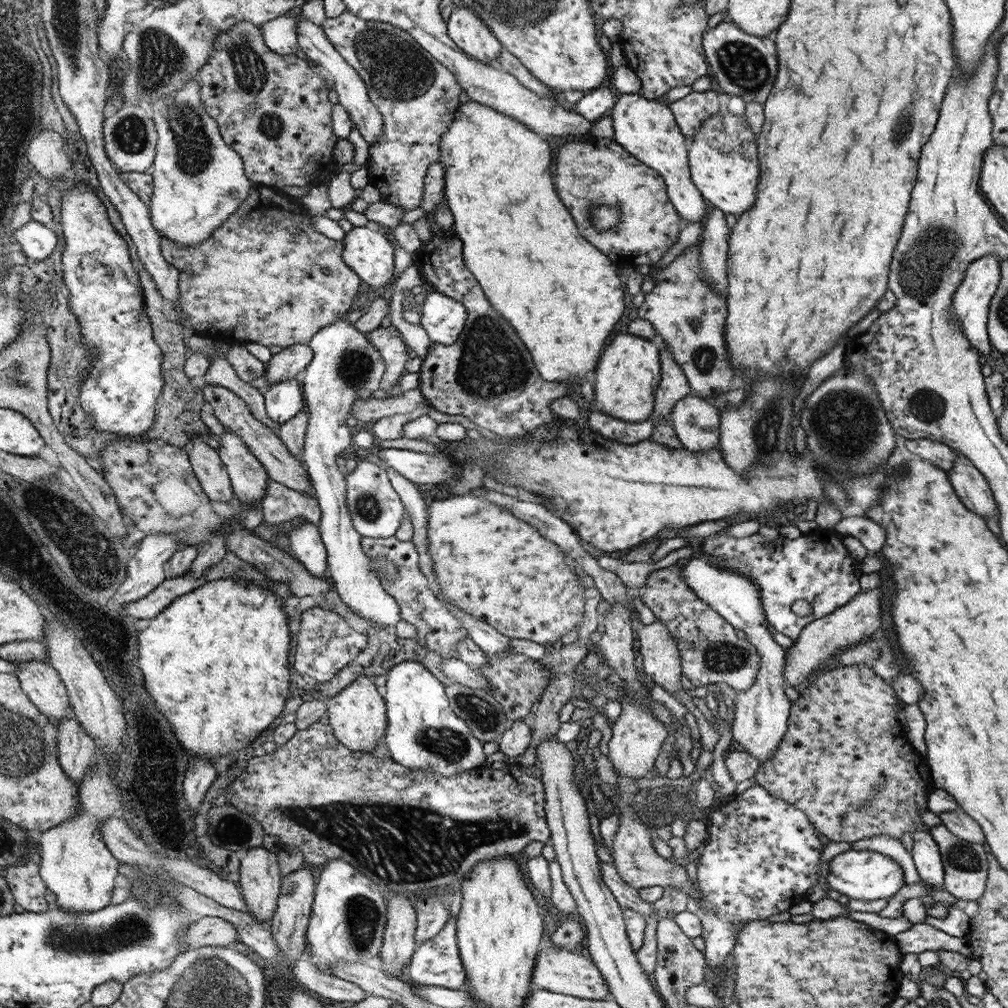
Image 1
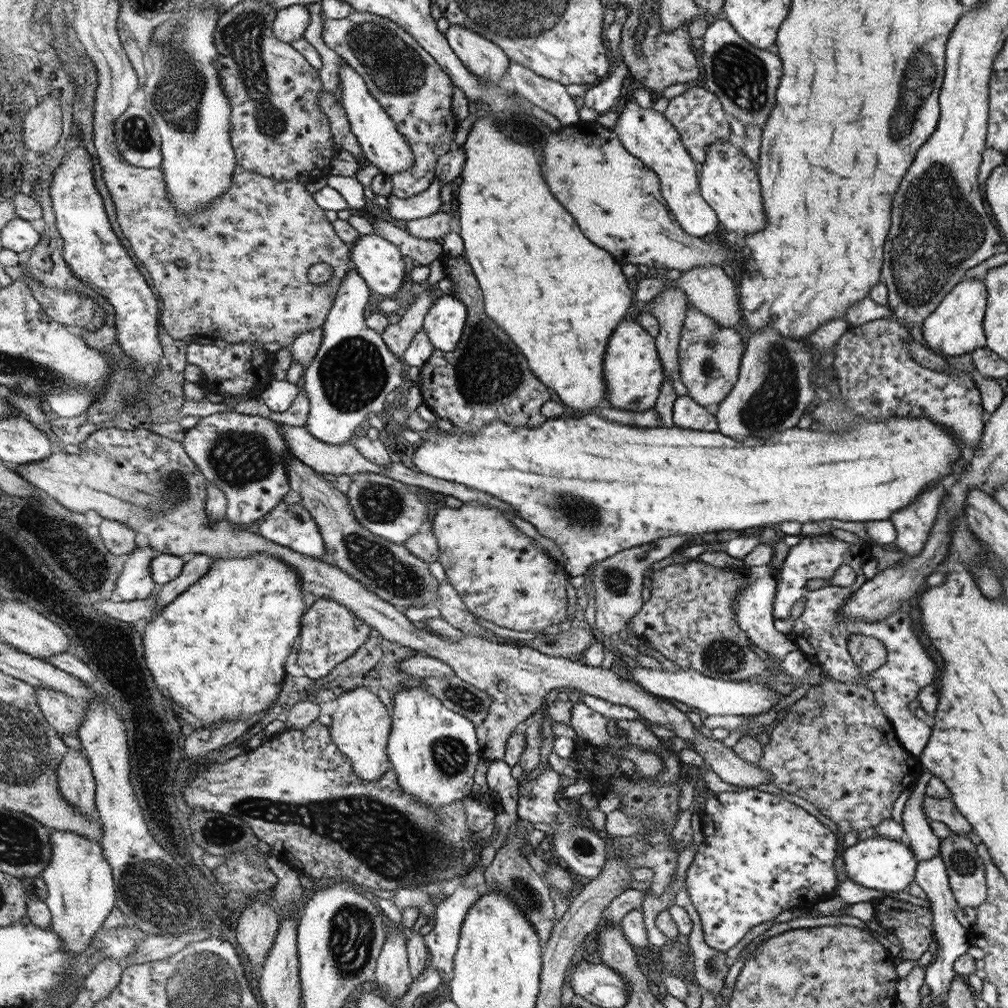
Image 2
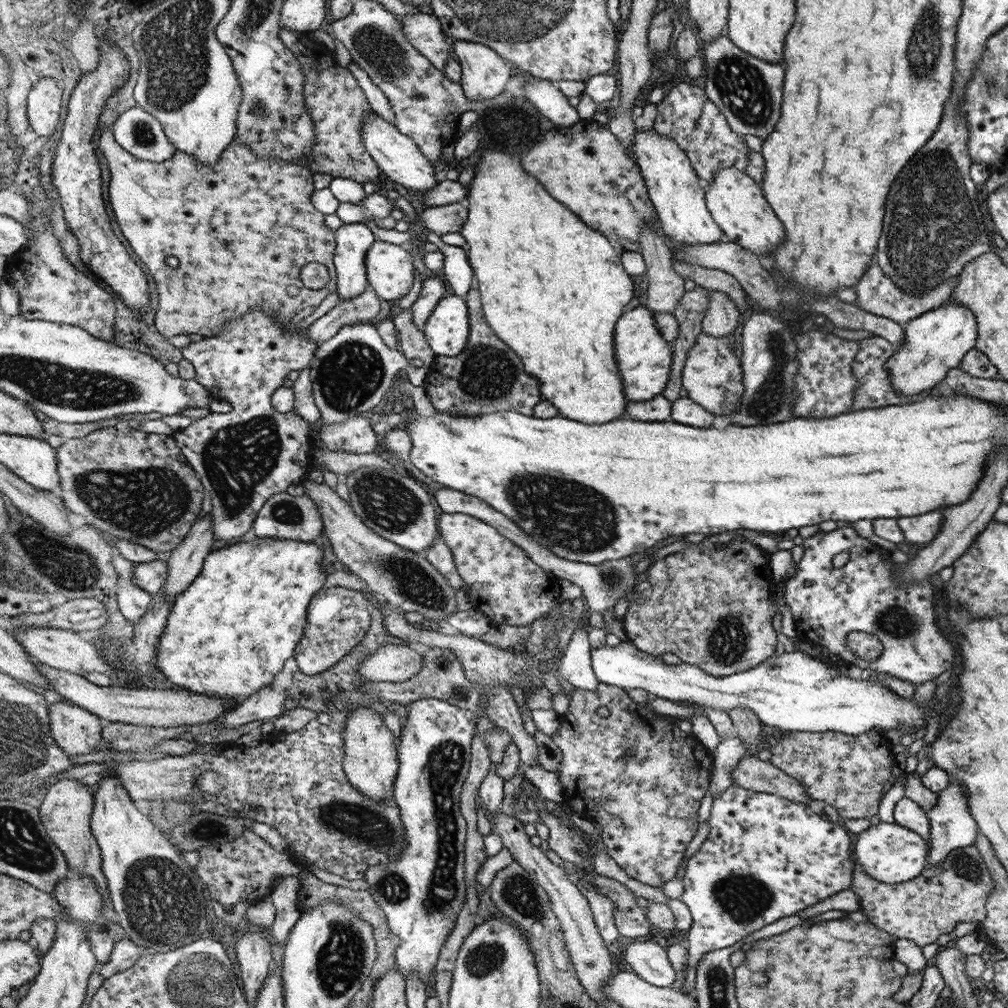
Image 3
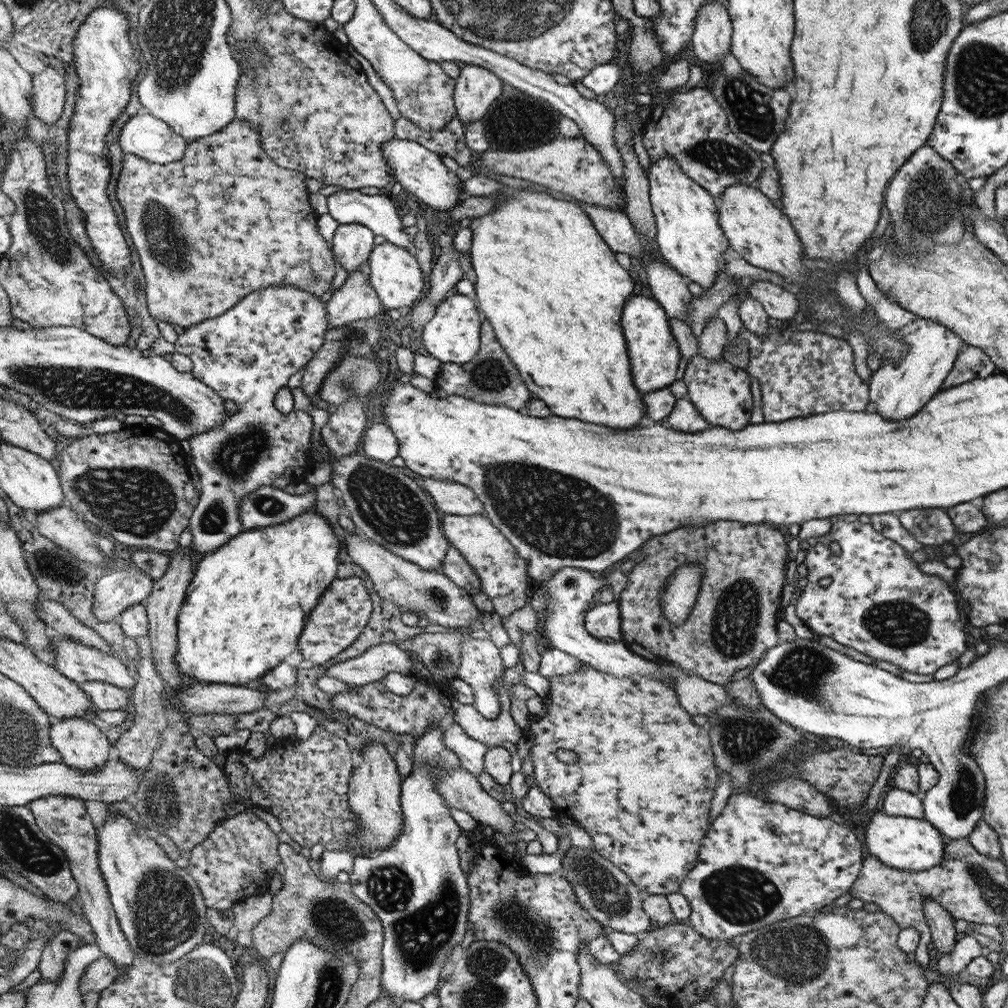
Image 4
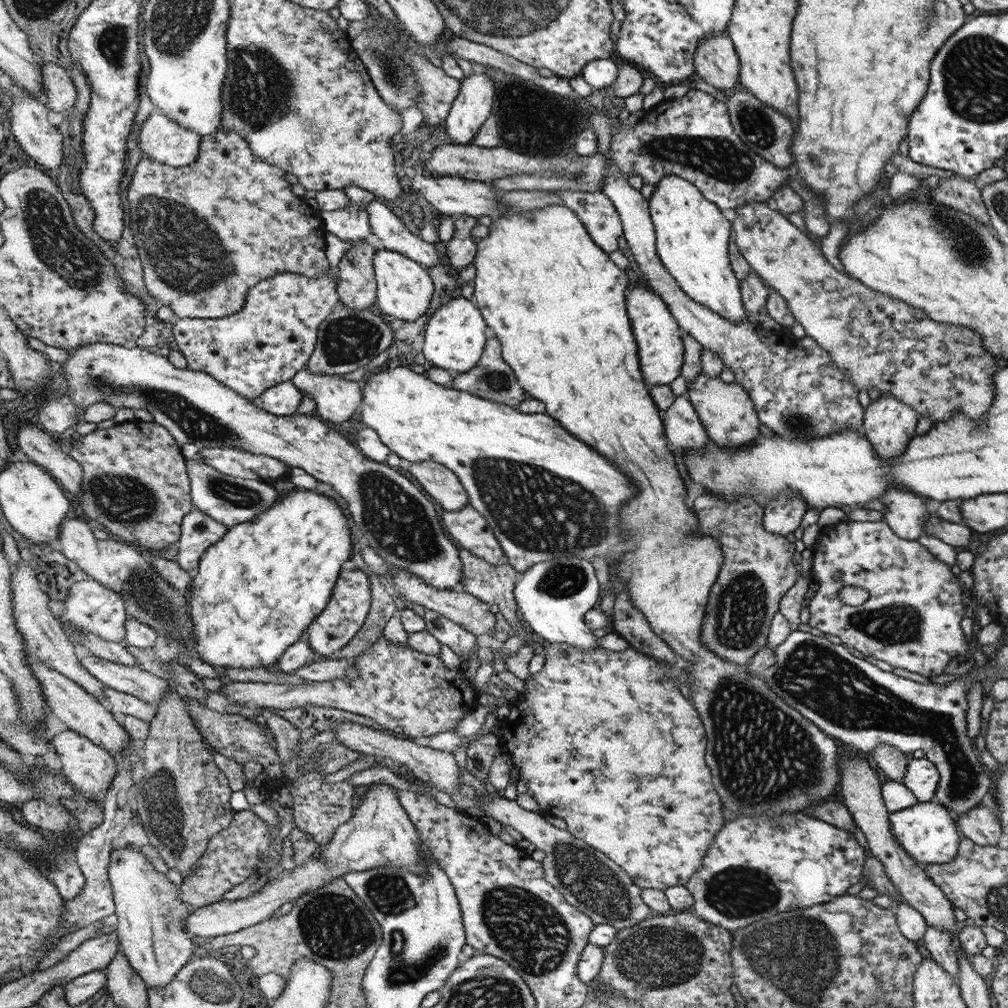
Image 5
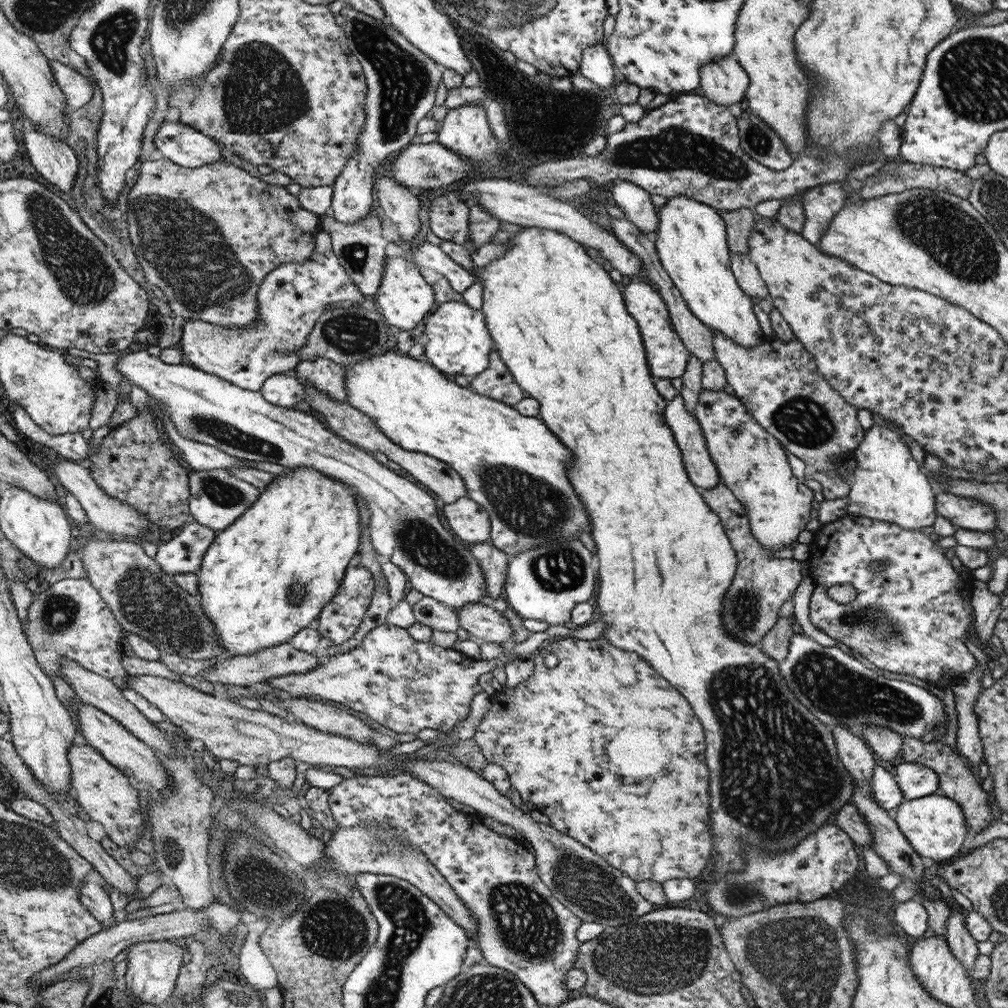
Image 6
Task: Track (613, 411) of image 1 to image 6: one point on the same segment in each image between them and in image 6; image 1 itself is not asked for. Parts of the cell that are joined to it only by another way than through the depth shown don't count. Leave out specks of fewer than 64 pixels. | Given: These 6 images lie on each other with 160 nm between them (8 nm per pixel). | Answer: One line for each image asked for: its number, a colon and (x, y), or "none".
2: (634, 373)
3: (645, 358)
4: (654, 351)
5: (659, 335)
6: (668, 356)

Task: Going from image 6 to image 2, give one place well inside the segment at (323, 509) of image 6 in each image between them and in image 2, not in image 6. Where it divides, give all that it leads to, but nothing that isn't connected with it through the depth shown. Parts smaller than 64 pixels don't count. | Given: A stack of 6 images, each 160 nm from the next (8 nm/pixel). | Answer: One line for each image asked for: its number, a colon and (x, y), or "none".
2: (217, 652)
3: (228, 634)
4: (248, 603)
5: (257, 591)

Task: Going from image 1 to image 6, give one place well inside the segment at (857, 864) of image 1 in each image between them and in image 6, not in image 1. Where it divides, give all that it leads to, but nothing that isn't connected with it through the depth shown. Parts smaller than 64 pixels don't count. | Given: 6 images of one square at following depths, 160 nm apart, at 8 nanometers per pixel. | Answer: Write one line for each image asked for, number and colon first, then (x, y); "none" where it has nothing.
2: (876, 862)
3: (888, 852)
4: (901, 842)
5: (927, 831)
6: (935, 826)

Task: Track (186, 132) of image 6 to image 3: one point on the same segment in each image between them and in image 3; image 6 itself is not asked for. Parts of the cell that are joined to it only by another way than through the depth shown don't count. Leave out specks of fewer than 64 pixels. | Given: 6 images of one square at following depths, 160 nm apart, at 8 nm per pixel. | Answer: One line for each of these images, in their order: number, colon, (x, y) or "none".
3: (139, 132)
4: (145, 135)
5: (161, 139)

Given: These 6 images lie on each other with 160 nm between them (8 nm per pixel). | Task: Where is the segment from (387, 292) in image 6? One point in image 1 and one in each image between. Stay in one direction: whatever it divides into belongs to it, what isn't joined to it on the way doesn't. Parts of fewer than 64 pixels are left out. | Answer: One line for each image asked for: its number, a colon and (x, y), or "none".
1: (370, 254)
2: (379, 261)
3: (389, 268)
4: (394, 273)
5: (404, 288)

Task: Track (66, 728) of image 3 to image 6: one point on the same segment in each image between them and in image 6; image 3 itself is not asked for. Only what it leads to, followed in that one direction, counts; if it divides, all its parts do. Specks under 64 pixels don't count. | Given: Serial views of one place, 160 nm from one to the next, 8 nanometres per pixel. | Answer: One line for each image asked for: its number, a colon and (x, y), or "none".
4: (83, 746)
5: (90, 769)
6: (104, 791)

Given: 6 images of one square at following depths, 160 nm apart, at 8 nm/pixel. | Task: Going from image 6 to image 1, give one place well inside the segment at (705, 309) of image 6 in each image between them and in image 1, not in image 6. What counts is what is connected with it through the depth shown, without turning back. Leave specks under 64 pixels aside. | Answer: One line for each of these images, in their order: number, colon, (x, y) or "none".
1: (647, 128)
2: (647, 134)
3: (675, 191)
4: (689, 236)
5: (691, 234)

